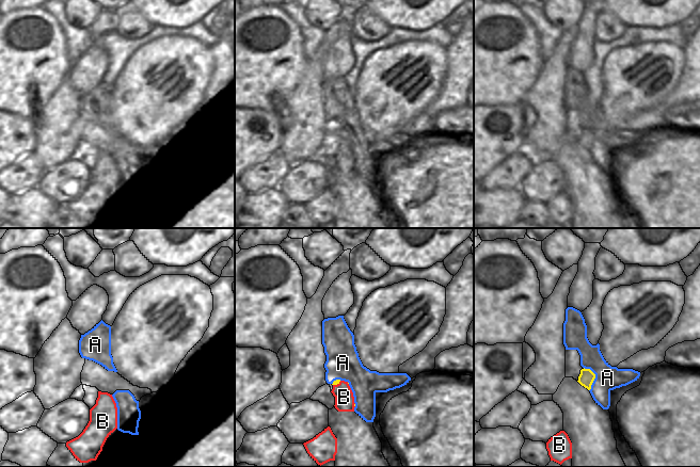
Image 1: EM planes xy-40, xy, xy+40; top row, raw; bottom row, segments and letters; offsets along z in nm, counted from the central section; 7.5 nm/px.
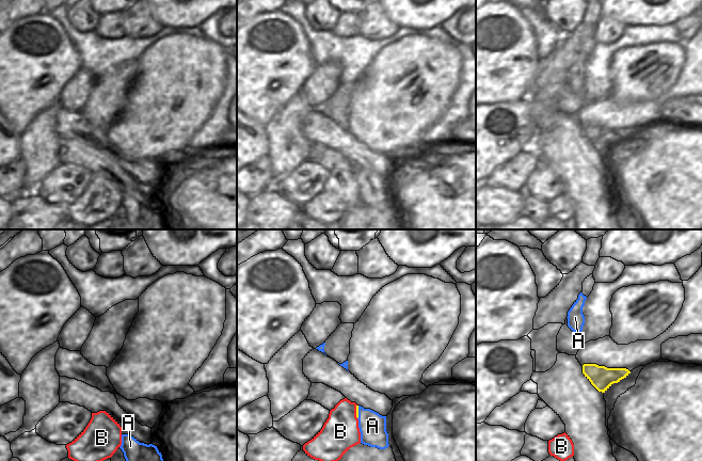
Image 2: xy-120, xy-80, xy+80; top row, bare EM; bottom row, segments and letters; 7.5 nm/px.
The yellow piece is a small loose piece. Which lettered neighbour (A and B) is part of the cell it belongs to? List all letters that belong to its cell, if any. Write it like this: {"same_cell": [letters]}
{"same_cell": ["B"]}

